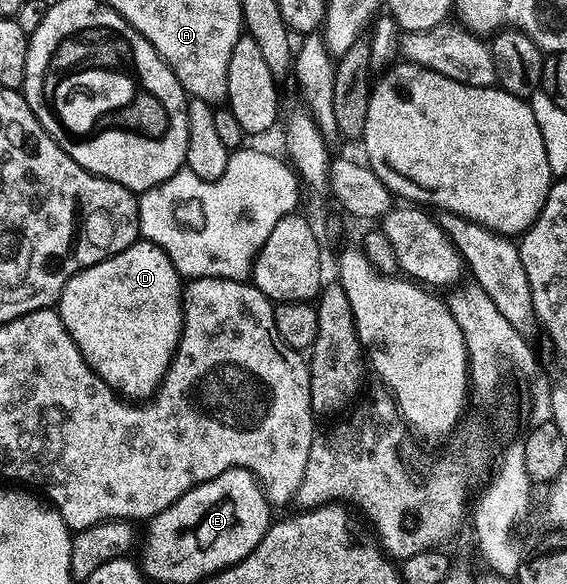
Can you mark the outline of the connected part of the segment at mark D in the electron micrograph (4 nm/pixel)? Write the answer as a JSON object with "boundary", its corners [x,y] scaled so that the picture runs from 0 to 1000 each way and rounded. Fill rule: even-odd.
{"boundary":[[[247,409],[236,413],[228,423],[220,423],[220,430],[206,430],[206,437],[199,437],[178,450],[164,450],[157,457],[150,457],[136,471],[129,471],[129,478],[122,478],[122,485],[115,485],[115,491],[108,498],[101,517],[101,534],[108,553],[115,553],[115,567],[122,567],[129,587],[143,601],[143,608],[148,618],[153,620],[153,627],[159,628],[194,666],[203,668],[205,675],[215,676],[224,683],[238,683],[231,680],[252,680],[250,683],[259,683],[272,675],[273,668],[279,666],[287,652],[287,644],[295,640],[295,630],[300,628],[302,618],[307,615],[309,603],[316,592],[316,582],[323,572],[325,493],[325,483],[319,479],[316,466],[305,457],[298,437],[291,437],[291,430],[284,430],[284,423],[277,423],[268,413]]]}

